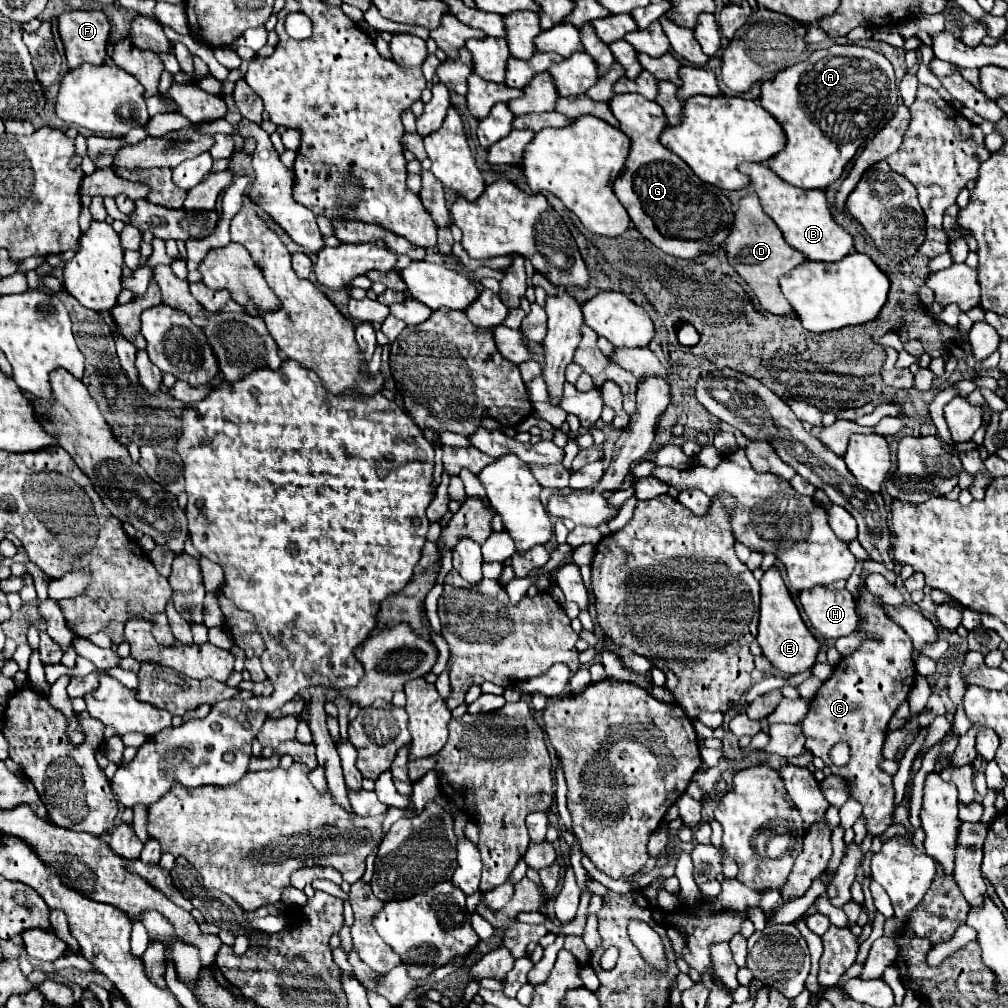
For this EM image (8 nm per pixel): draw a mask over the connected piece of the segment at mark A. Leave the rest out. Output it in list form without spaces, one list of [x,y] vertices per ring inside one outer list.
[[[832,45],[830,49],[818,49],[806,61],[780,71],[772,79],[764,81],[760,91],[760,105],[780,123],[786,133],[786,147],[768,159],[766,165],[780,179],[800,189],[826,189],[840,179],[844,167],[864,141],[862,137],[848,141],[846,133],[876,133],[888,111],[894,111],[898,99],[894,69],[882,53],[860,45]]]

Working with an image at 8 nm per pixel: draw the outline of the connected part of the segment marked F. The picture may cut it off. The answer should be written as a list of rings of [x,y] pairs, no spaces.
[[[66,11],[58,17],[58,27],[70,69],[82,63],[102,65],[106,61],[110,21],[104,13]]]

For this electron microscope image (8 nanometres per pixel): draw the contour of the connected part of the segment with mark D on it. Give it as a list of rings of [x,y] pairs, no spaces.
[[[748,193],[738,201],[738,211],[734,213],[734,225],[730,229],[730,235],[724,241],[724,251],[728,257],[728,263],[734,267],[734,271],[750,285],[750,289],[756,293],[760,305],[764,311],[774,315],[788,315],[792,313],[792,307],[788,305],[786,297],[780,293],[778,277],[790,273],[796,265],[804,263],[804,257],[796,253],[784,237],[780,237],[780,231],[776,229],[776,223],[770,221],[770,217],[760,209],[760,201],[756,193]]]

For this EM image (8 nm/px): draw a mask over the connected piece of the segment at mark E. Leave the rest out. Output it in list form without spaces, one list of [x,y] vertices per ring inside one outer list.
[[[770,567],[762,581],[762,603],[760,603],[760,625],[758,625],[758,645],[762,649],[762,655],[782,673],[782,675],[796,675],[806,669],[812,669],[816,663],[816,655],[820,649],[820,643],[810,633],[810,629],[804,625],[798,607],[794,605],[780,571],[776,567]]]

